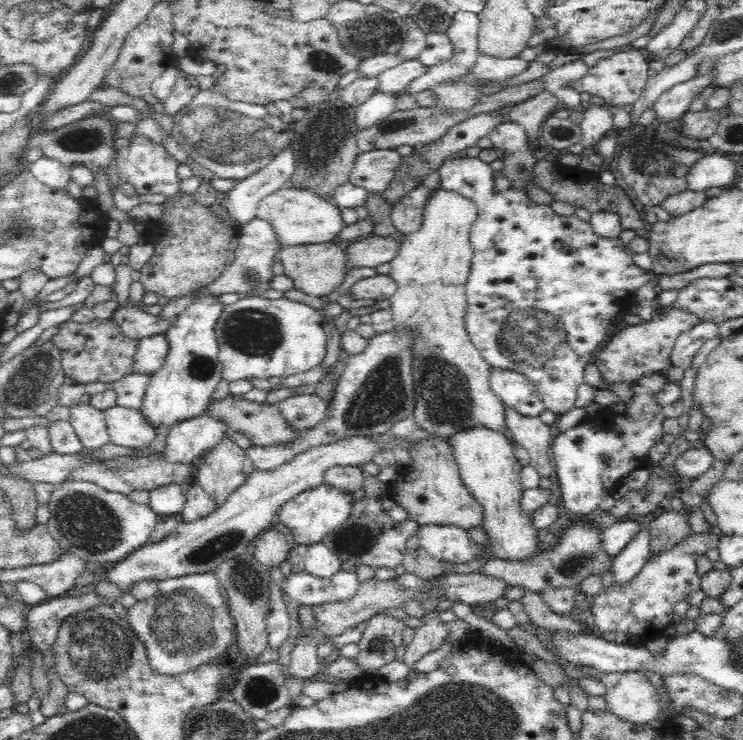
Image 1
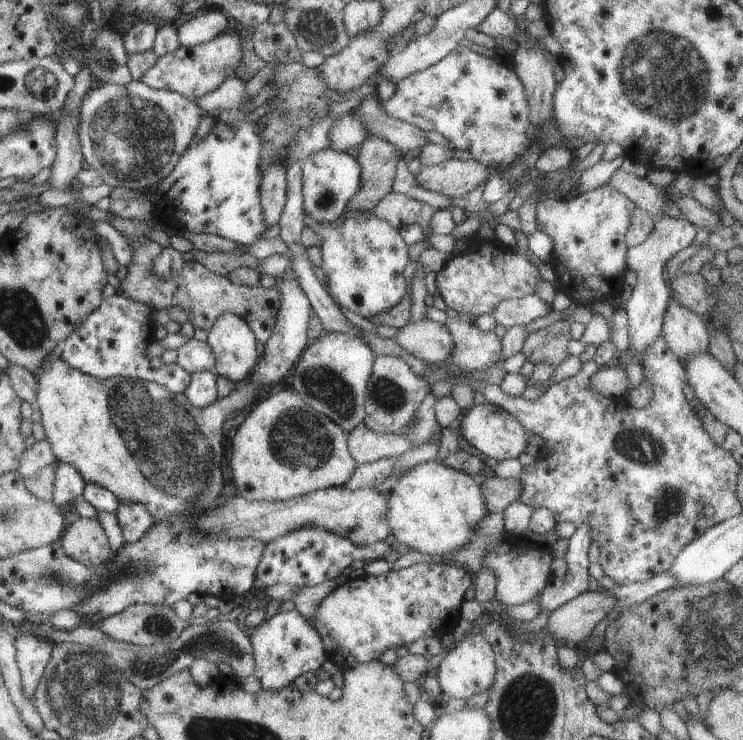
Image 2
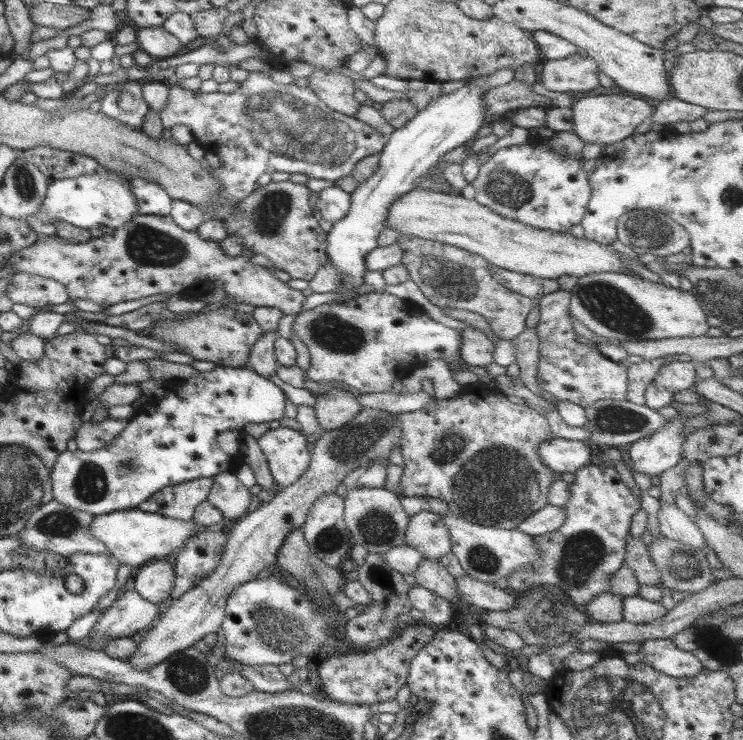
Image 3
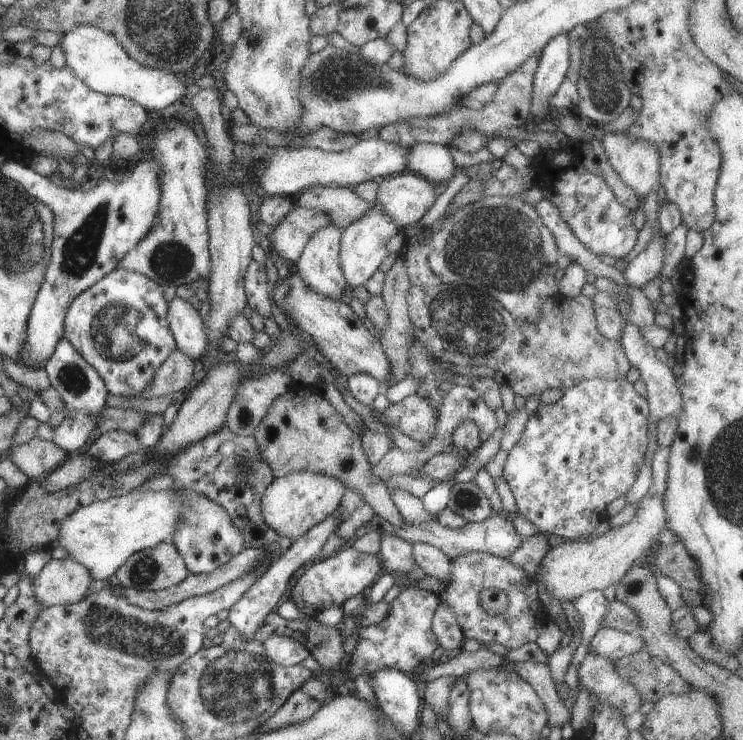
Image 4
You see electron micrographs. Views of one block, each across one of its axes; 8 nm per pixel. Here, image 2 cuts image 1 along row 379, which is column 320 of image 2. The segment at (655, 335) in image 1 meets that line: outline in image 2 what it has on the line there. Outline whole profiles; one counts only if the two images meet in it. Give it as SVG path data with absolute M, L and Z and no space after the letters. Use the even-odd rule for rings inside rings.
M445 561L444 563L420 562L400 570L390 569L379 575L355 573L343 584L333 588L319 604L319 608L310 620L317 636L321 638L326 660L339 669L351 668L355 664L375 661L385 650L397 650L400 646L411 644L421 637L435 636L453 632L459 624L459 608L463 601L465 590L472 585L470 570L459 564Z

